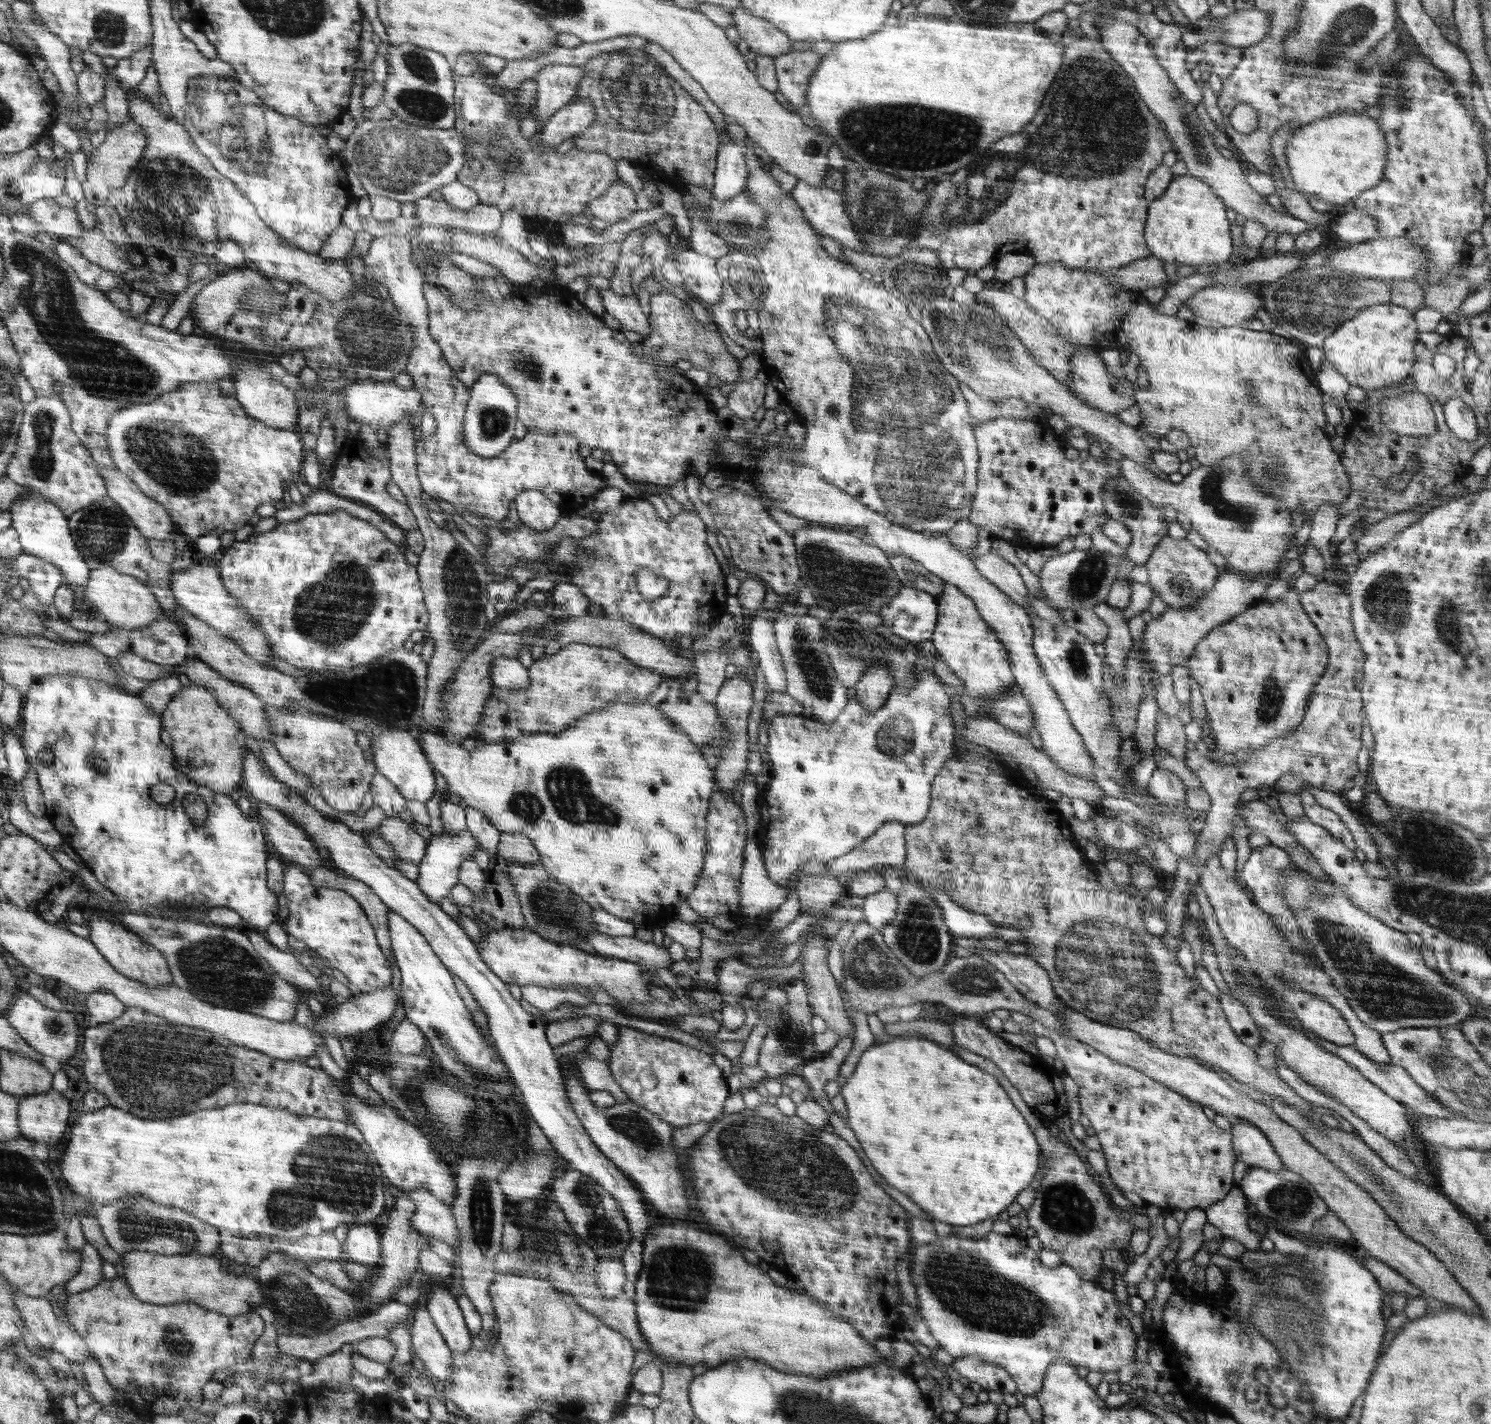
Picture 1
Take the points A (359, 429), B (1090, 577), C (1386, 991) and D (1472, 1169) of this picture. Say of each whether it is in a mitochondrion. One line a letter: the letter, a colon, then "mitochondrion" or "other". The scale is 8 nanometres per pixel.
A: other
B: mitochondrion
C: mitochondrion
D: other

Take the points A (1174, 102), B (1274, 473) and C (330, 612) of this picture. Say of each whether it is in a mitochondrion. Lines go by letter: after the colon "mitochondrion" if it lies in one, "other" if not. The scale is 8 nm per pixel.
A: mitochondrion
B: mitochondrion
C: mitochondrion

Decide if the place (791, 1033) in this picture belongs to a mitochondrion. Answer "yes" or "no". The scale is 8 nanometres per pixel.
yes

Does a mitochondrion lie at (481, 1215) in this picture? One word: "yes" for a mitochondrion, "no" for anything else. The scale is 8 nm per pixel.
yes

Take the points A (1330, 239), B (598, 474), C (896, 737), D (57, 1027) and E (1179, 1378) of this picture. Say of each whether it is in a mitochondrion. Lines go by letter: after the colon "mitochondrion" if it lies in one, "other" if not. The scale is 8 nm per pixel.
A: other
B: other
C: mitochondrion
D: mitochondrion
E: other

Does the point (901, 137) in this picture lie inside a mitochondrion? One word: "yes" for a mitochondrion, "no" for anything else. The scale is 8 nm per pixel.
yes

